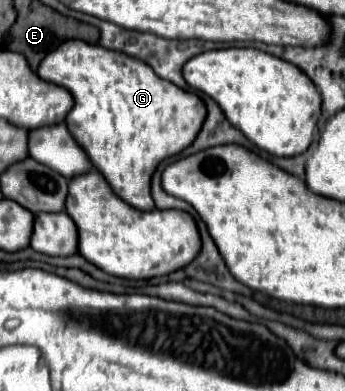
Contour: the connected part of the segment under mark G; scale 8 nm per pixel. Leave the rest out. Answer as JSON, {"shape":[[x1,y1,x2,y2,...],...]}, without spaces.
{"shape":[[83,40,63,42,57,50,53,50,49,56,43,58,37,74,47,82,67,88,73,94,75,106,65,120,67,128,73,134,73,138,91,156,93,166,105,176,113,192,133,208,153,210,155,202,151,196,151,176,161,160,179,154,197,138,207,116,205,102,197,94,185,92,179,86,159,78,153,72,153,68,141,62,139,58,127,56,123,52,107,50,97,44,87,44]]}

